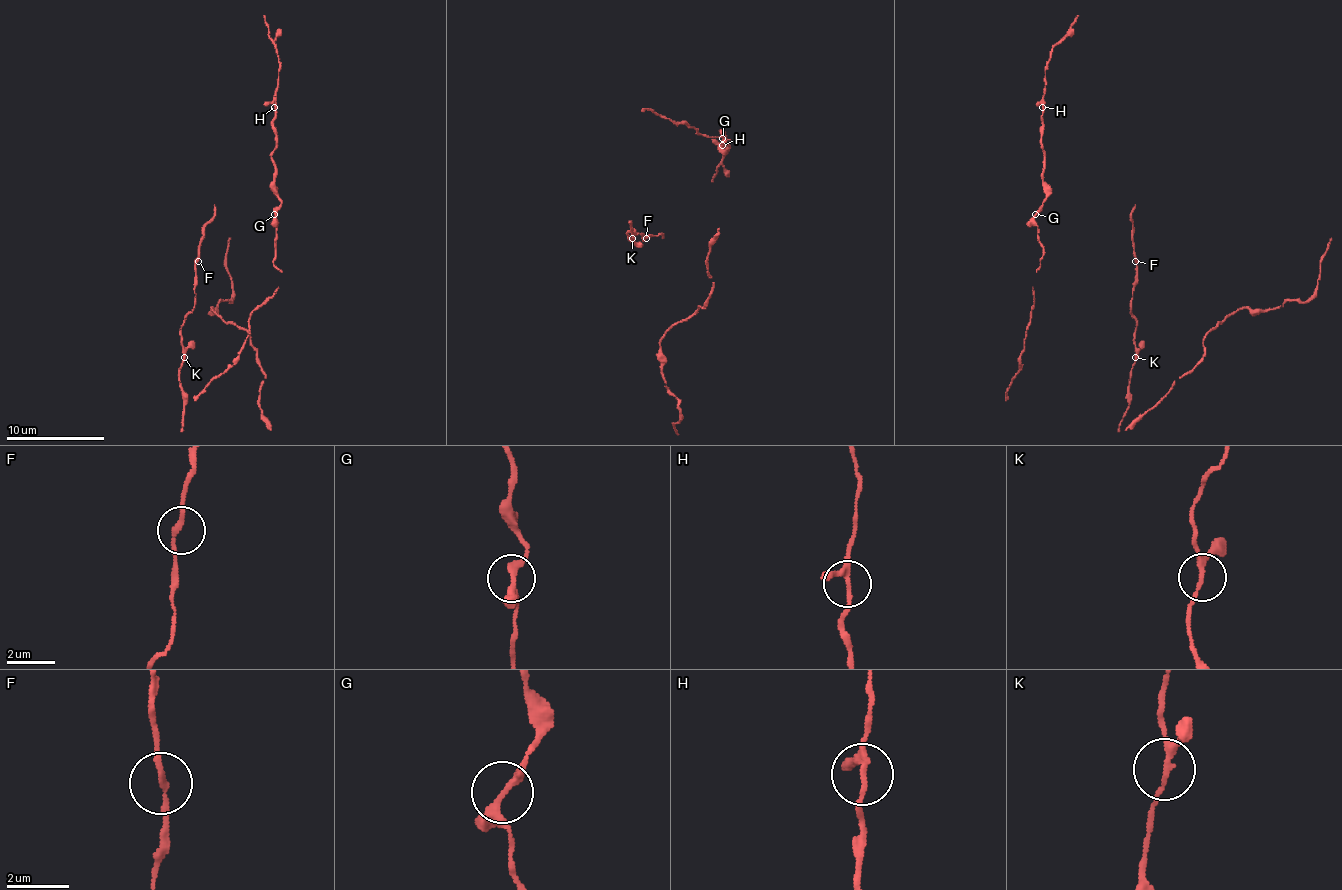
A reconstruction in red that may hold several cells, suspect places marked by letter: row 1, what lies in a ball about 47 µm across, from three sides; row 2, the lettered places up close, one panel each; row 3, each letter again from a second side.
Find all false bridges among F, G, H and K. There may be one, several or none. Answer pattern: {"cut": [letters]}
{"cut": []}

